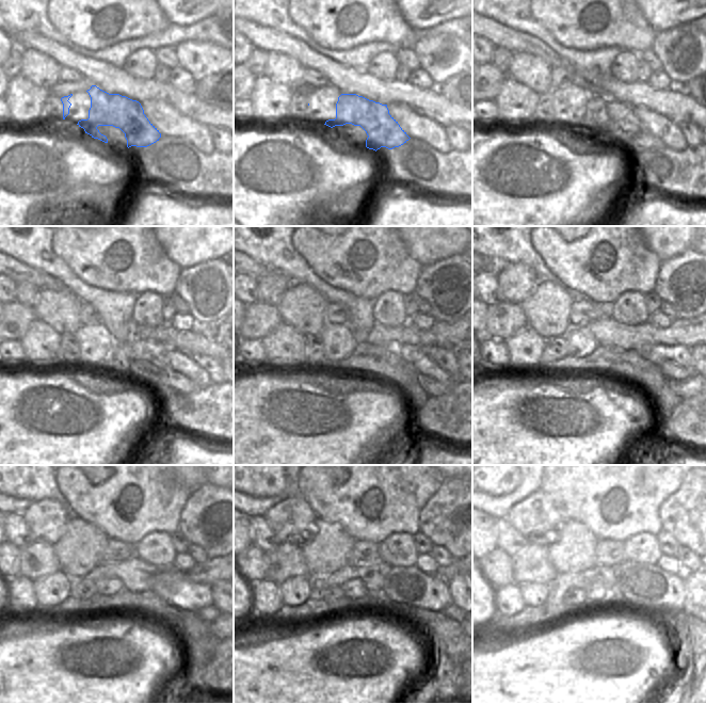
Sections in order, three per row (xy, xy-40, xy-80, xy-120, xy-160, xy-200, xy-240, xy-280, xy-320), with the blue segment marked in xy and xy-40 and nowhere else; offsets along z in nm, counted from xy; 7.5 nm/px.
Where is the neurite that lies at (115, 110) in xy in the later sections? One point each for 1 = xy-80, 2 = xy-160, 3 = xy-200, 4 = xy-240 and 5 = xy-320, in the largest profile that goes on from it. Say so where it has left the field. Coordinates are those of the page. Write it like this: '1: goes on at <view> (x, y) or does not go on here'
1: goes on at xy-80 (624, 130)
2: goes on at xy-160 (390, 364)
3: goes on at xy-200 (628, 365)
4: goes on at xy-240 (147, 604)
5: goes on at xy-320 (595, 603)

